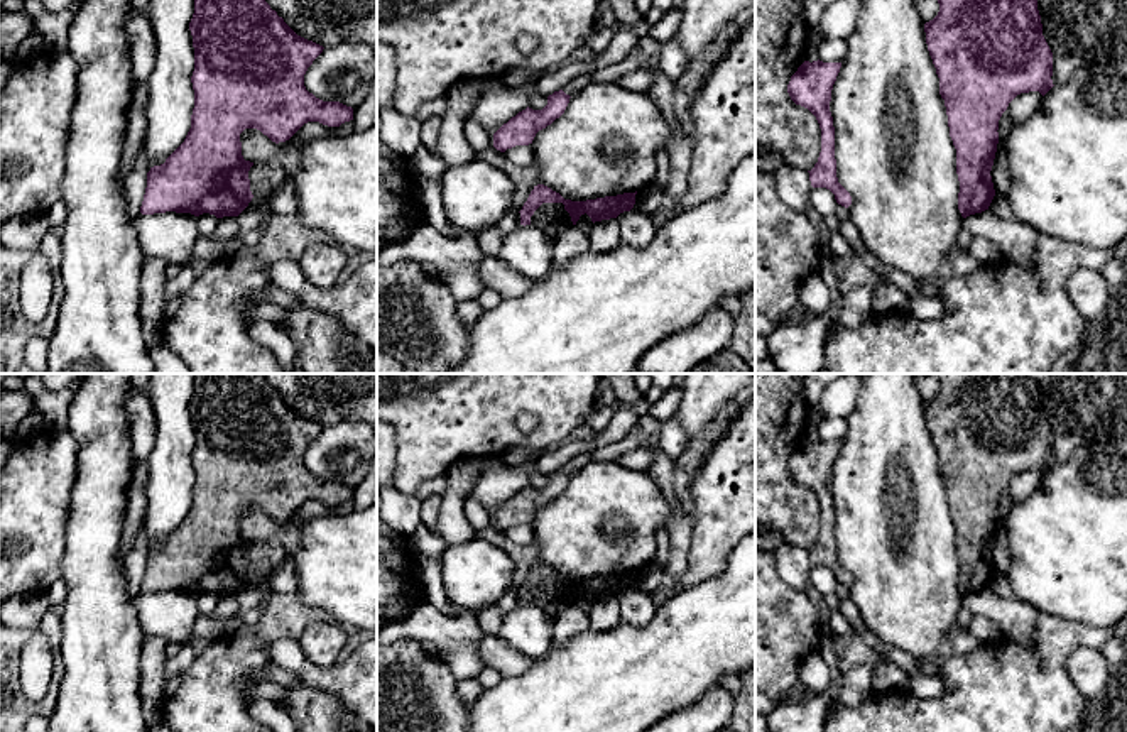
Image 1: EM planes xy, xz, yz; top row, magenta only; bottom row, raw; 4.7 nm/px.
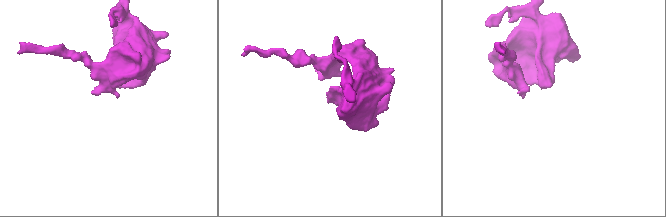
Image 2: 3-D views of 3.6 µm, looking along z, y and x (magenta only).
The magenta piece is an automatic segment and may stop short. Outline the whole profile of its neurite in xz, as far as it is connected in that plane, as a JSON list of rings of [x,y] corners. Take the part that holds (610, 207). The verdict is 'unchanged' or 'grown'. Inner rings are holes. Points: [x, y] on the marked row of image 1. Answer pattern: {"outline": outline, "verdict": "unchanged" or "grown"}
{"outline": [[[544,184],[534,186],[527,201],[524,203],[520,213],[520,225],[531,225],[531,216],[542,203],[563,203],[564,210],[569,213],[573,225],[581,215],[588,215],[591,221],[602,221],[617,218],[623,211],[630,211],[635,205],[635,193],[623,193],[617,196],[605,196],[586,201],[564,199],[559,193],[553,191]]], "verdict": "unchanged"}

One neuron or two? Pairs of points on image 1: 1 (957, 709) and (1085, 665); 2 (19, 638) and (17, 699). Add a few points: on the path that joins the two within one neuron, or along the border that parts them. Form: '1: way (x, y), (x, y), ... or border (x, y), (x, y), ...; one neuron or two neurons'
1: border (1080, 646), (1070, 655), (1067, 671), (1087, 702); two neurons
2: way (17, 653), (17, 683); one neuron

